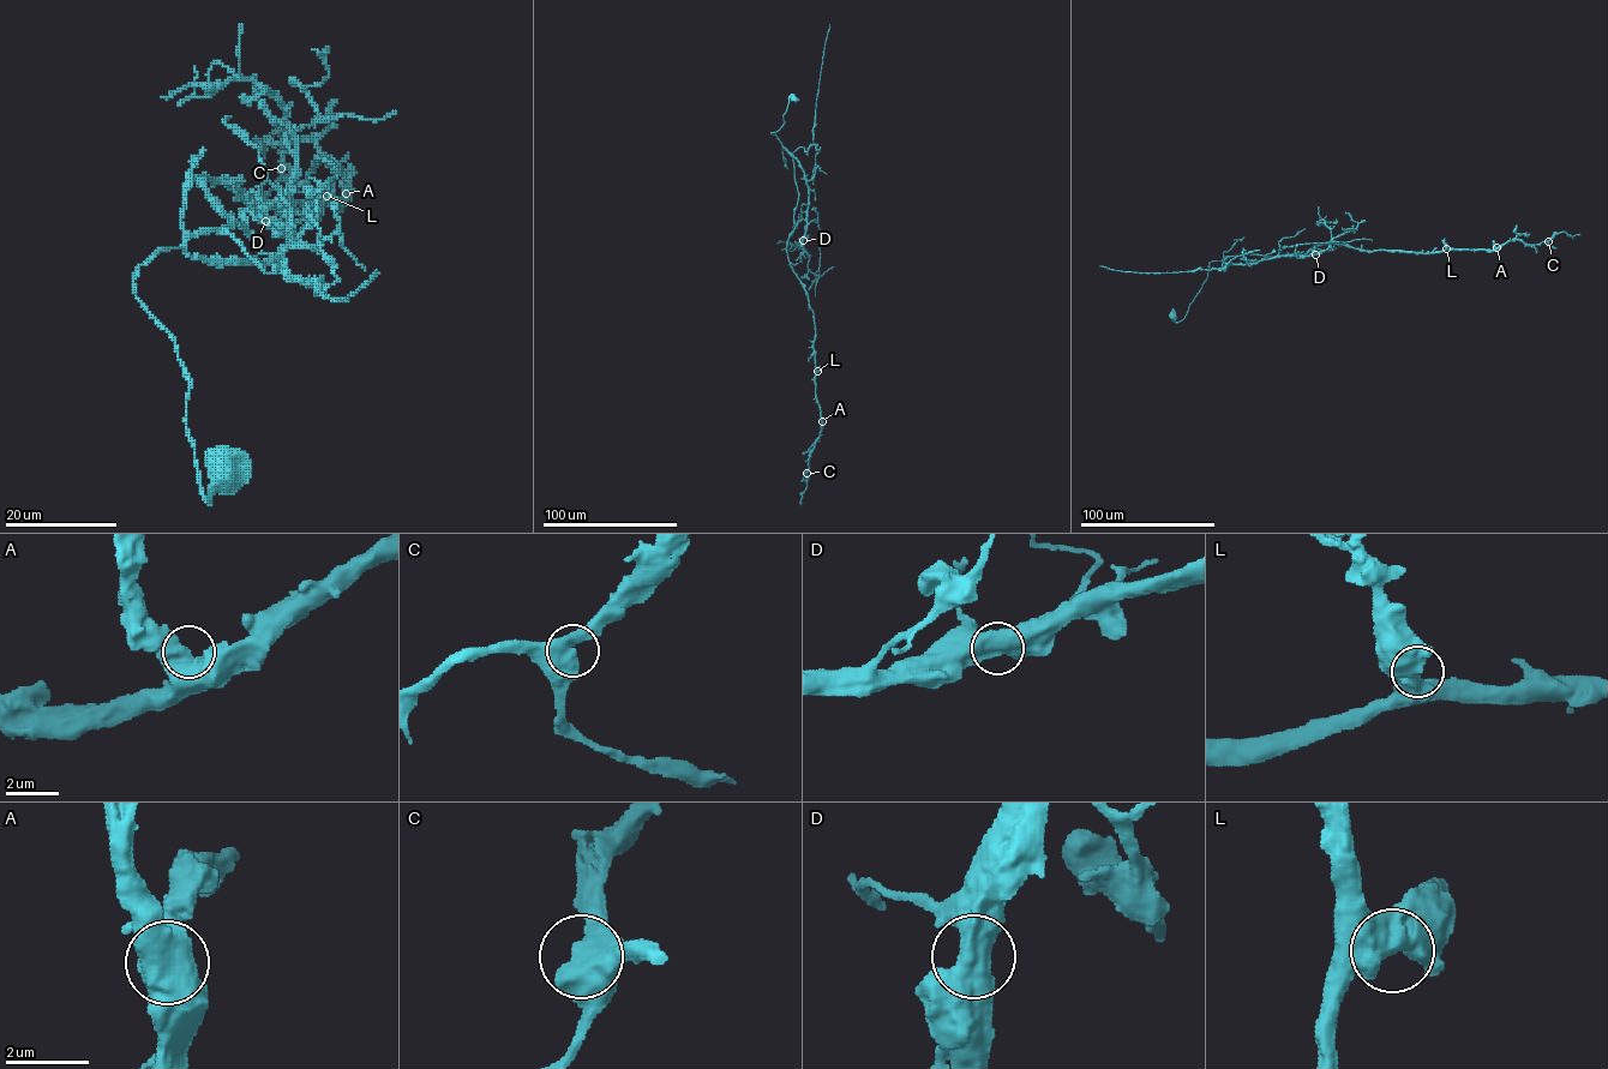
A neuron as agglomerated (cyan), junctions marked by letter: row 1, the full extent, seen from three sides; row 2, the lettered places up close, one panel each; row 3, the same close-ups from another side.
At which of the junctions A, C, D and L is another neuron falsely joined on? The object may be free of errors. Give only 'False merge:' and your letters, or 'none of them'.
False merge: D

